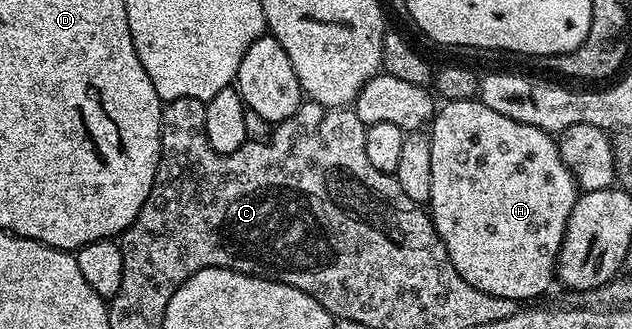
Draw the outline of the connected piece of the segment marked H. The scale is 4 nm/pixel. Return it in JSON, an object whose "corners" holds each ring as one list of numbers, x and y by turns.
{"corners":[[477,98,443,102,429,128,432,145,432,193,428,214,444,241,456,273,480,293,521,301,534,301,550,287,566,222,580,188,558,152,555,136,532,125,512,121]]}

